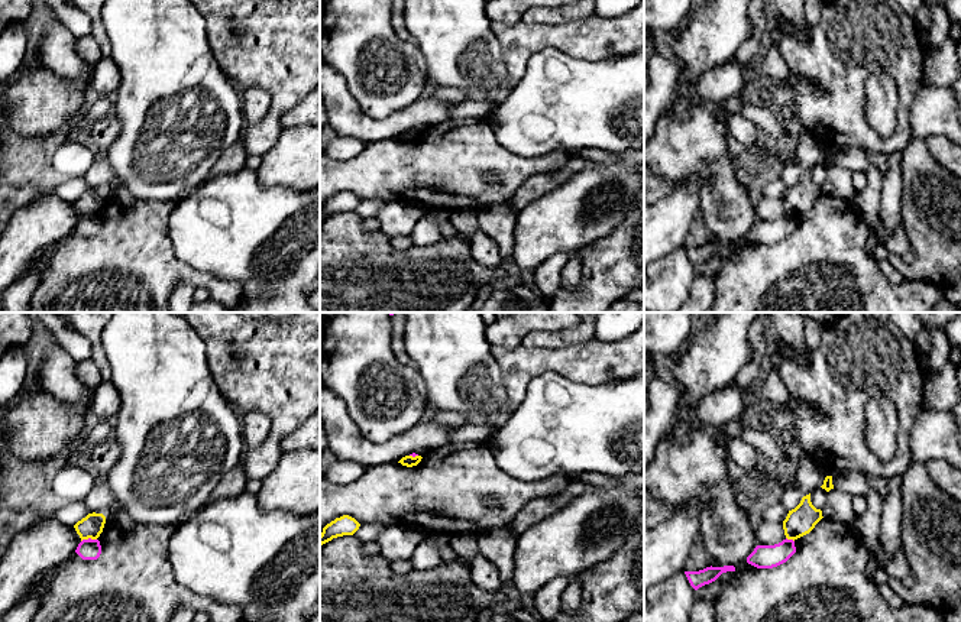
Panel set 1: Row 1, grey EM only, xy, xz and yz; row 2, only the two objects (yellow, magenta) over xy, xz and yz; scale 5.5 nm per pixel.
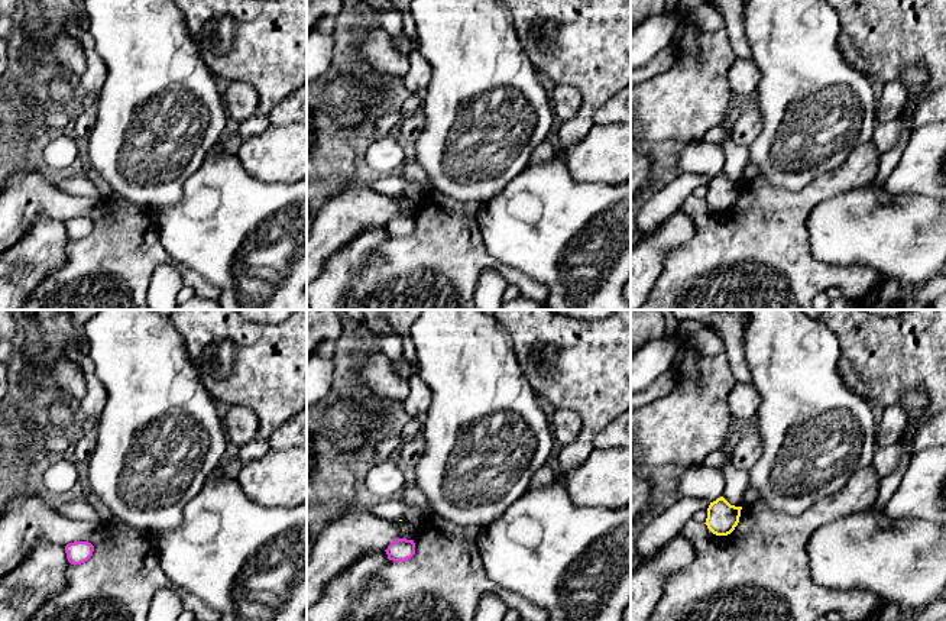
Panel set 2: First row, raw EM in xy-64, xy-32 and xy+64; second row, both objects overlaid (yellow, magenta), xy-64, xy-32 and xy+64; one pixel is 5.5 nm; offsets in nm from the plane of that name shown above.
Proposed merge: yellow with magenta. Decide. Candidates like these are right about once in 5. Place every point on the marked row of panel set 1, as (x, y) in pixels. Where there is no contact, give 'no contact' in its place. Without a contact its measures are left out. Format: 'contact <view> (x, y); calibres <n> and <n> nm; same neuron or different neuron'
contact xy (89, 537); calibres 130 and 110 nm; different neuron

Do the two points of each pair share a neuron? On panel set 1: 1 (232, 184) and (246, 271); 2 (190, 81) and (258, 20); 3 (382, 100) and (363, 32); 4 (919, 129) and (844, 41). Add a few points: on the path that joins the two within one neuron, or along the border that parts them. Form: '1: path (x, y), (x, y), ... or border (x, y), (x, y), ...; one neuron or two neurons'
1: path (232, 206), (232, 224), (246, 239), (246, 249); one neuron
2: border (206, 25), (210, 51), (219, 68), (230, 78); two neurons
3: path (377, 83), (374, 75), (382, 62), (372, 48); one neuron
4: border (922, 86), (911, 107), (911, 136); two neurons

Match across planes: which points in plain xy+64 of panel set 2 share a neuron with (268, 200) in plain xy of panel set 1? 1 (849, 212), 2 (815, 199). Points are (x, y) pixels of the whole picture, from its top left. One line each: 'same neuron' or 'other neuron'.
1: same neuron
2: other neuron

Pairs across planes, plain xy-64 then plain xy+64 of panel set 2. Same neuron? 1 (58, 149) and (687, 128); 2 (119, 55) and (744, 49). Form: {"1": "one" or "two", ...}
{"1": "two", "2": "two"}

